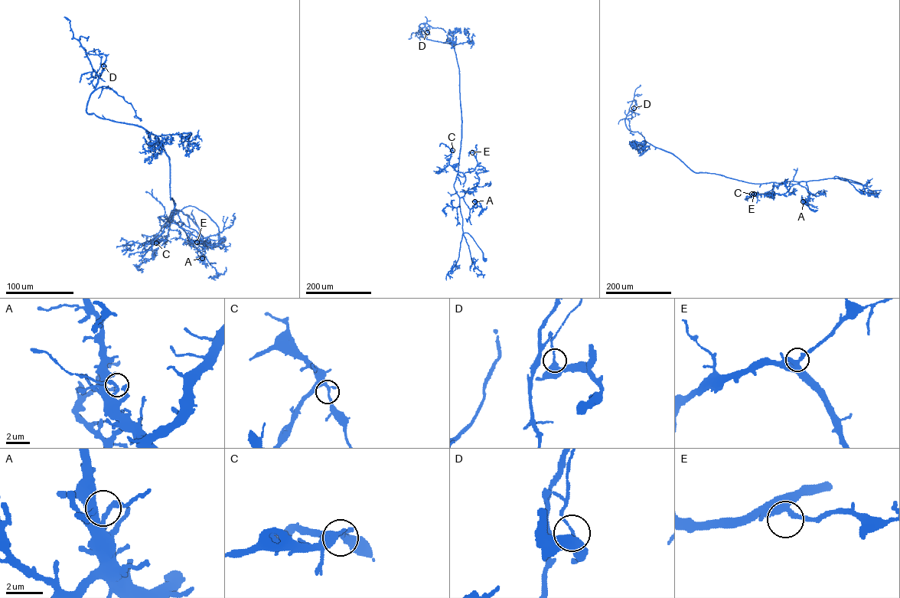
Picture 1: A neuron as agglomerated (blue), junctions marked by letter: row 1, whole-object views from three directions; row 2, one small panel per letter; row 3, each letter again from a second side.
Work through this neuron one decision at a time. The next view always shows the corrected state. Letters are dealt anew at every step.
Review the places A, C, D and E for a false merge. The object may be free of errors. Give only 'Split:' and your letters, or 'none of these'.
Split: D

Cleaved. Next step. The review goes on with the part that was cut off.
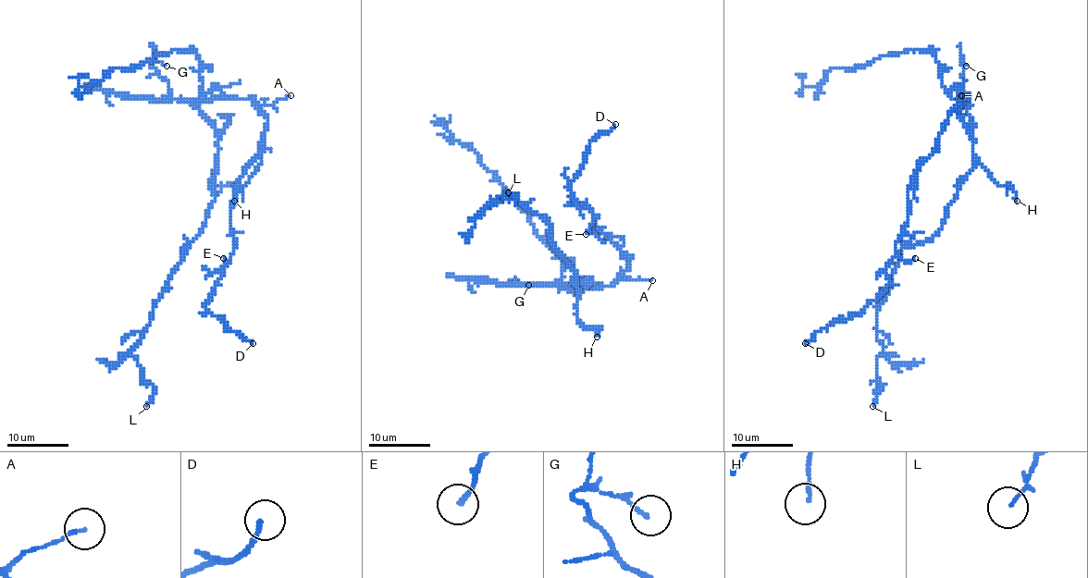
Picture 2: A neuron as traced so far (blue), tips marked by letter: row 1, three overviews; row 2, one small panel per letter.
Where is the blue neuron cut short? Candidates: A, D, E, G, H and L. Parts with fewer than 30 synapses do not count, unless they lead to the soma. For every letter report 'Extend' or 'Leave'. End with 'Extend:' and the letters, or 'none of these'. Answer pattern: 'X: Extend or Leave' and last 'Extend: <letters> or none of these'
A: Leave
D: Leave
E: Leave
G: Leave
H: Leave
L: Leave
Extend: none of these

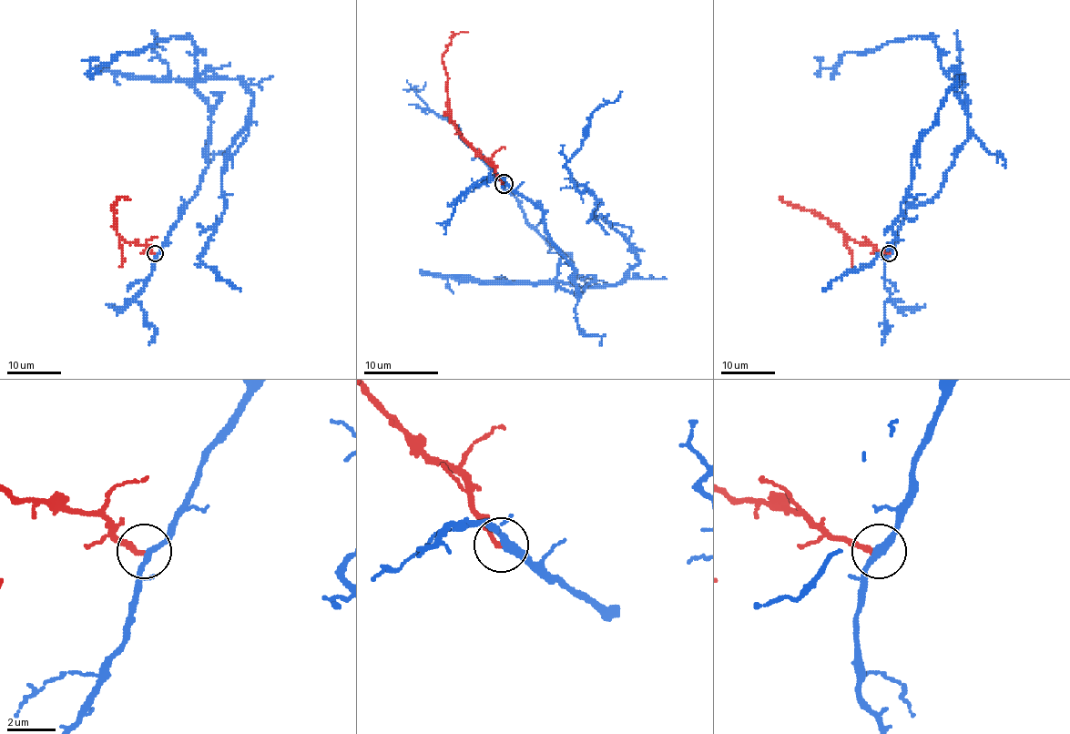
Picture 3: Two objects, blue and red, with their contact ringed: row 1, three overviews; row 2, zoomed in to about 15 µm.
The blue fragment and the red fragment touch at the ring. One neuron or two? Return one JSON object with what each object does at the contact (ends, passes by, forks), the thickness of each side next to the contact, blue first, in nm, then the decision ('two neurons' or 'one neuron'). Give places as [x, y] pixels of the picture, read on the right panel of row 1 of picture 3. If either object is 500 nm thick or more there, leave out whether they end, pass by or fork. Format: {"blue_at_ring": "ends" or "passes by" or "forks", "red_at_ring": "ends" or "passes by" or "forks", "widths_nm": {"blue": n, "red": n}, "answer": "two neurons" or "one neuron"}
{"blue_at_ring": "passes by", "red_at_ring": "ends", "widths_nm": {"blue": 240, "red": 200}, "answer": "one neuron"}

